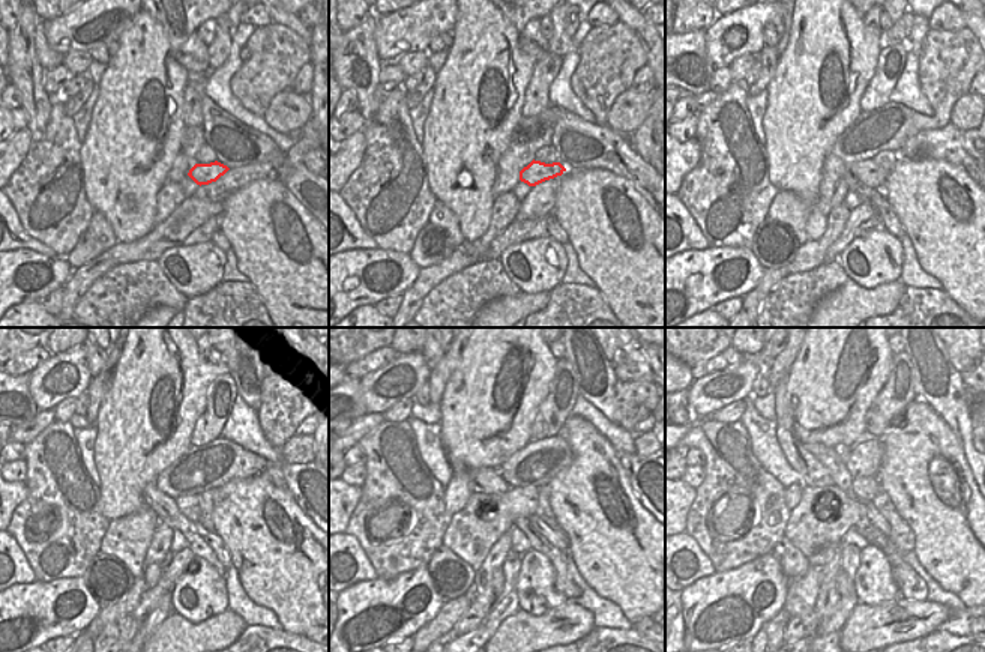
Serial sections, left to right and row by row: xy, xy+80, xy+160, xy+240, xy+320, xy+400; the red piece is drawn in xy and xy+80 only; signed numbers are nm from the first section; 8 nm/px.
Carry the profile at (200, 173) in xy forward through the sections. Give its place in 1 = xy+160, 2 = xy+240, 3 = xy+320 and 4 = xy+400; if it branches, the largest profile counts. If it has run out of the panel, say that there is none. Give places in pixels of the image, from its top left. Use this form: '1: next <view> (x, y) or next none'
1: next xy+160 (868, 173)
2: next xy+240 (189, 507)
3: next xy+320 (521, 499)
4: next xy+400 (864, 488)

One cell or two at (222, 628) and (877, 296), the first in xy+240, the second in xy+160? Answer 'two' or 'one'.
one

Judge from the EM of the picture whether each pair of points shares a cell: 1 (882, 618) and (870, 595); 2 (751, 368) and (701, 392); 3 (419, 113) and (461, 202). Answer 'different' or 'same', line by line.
1: different
2: same
3: different

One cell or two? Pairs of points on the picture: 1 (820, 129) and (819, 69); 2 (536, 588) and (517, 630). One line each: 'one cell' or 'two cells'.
1: one cell
2: two cells

